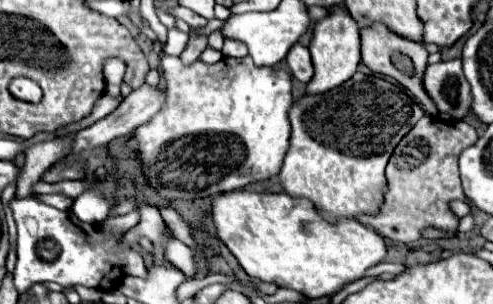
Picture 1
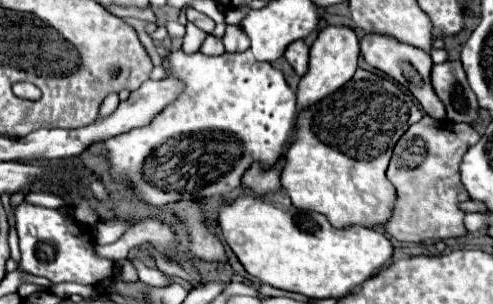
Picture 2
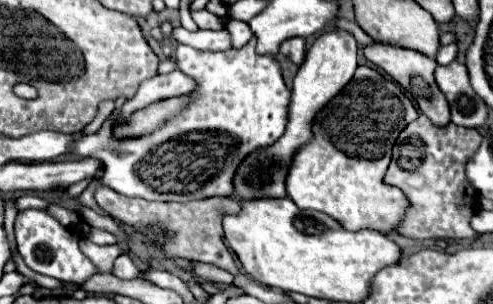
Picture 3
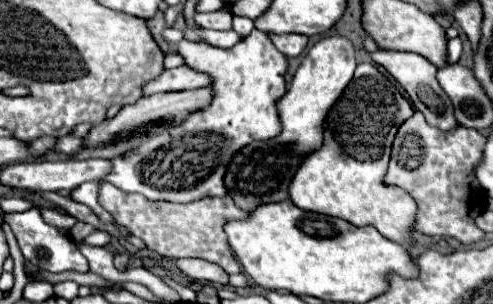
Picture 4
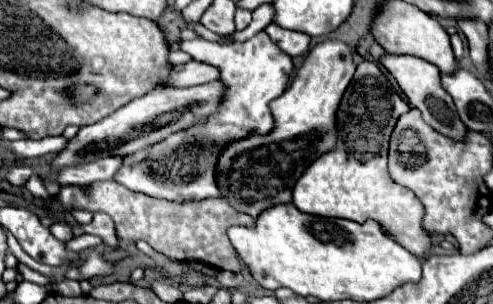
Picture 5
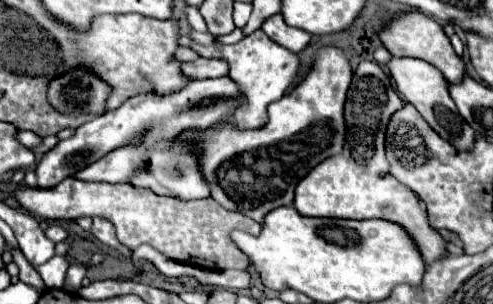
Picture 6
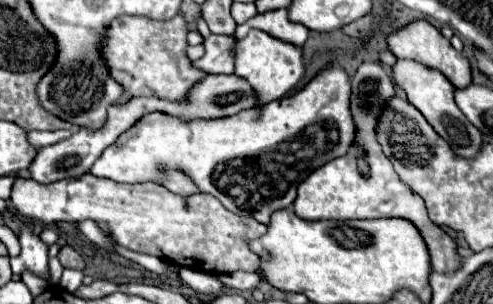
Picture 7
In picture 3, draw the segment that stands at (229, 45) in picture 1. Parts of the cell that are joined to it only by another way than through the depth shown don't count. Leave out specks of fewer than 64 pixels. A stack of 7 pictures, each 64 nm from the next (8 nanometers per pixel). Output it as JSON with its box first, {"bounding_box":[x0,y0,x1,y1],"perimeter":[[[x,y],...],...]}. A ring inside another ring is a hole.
{"bounding_box":[228,20,252,48],"perimeter":[[[230,20],[228,22],[228,32],[232,34],[232,46],[234,48],[244,46],[252,36],[252,30],[248,28],[248,22],[242,22],[242,20]]]}

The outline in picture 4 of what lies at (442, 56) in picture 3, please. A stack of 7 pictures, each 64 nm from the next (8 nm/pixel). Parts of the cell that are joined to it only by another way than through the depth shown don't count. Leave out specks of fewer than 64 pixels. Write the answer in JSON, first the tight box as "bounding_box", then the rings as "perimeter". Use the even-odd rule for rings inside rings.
{"bounding_box":[448,37,462,62],"perimeter":[[[459,37],[452,38],[448,42],[448,62],[458,62],[462,54],[462,41]]]}

